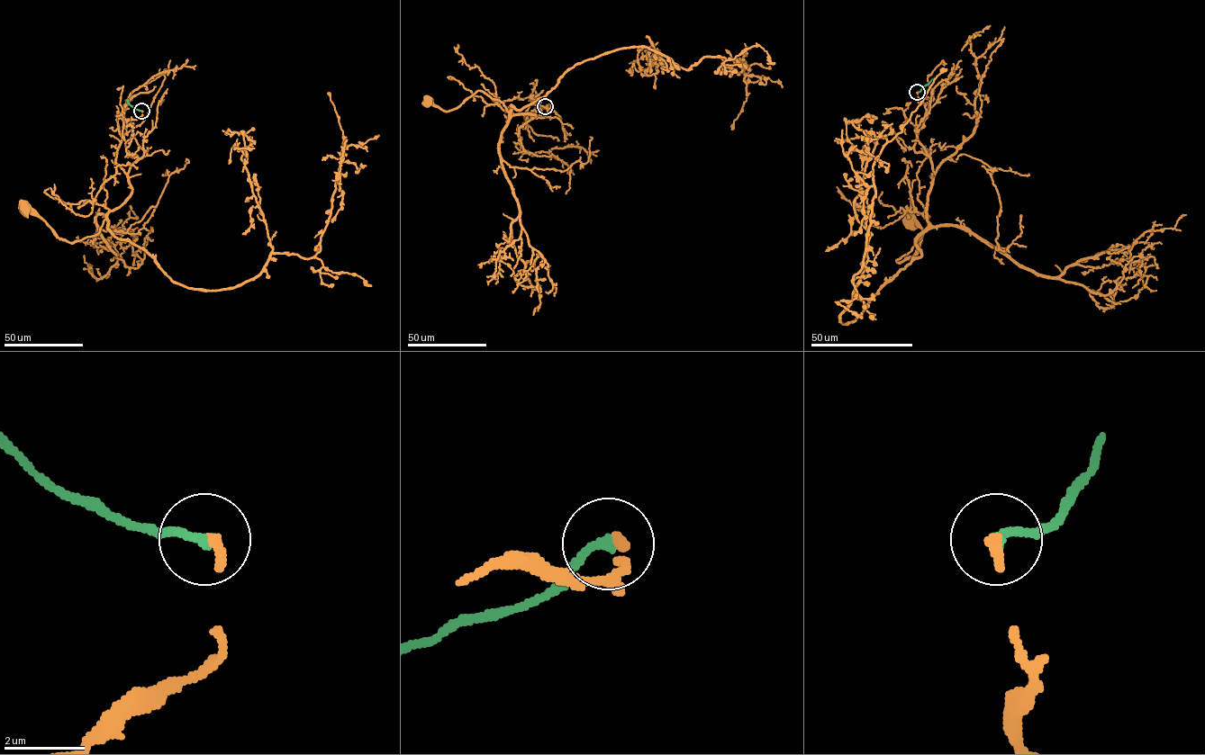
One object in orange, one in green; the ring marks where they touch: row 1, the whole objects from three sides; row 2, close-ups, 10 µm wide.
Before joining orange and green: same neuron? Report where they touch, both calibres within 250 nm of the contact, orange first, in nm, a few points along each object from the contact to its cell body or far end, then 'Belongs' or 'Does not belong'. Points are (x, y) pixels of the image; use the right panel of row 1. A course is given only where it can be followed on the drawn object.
Place: (917, 92). Thickness 260 nm (orange) against 240 nm. Course of orange: (917, 92), (928, 115), (914, 150), (928, 156), (933, 182), (928, 226), (899, 262), (923, 234), (909, 219). Course of green: (917, 92), (934, 77). Belongs

